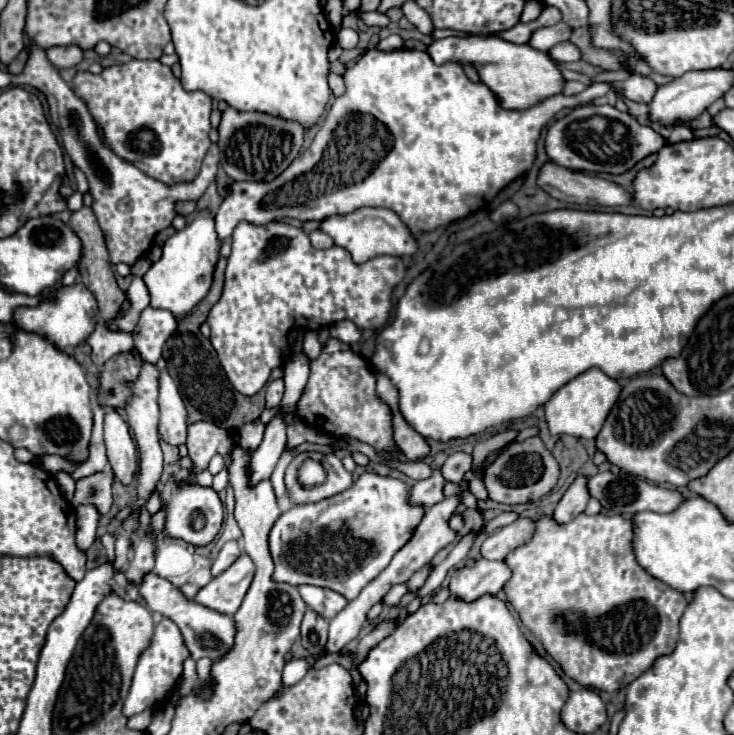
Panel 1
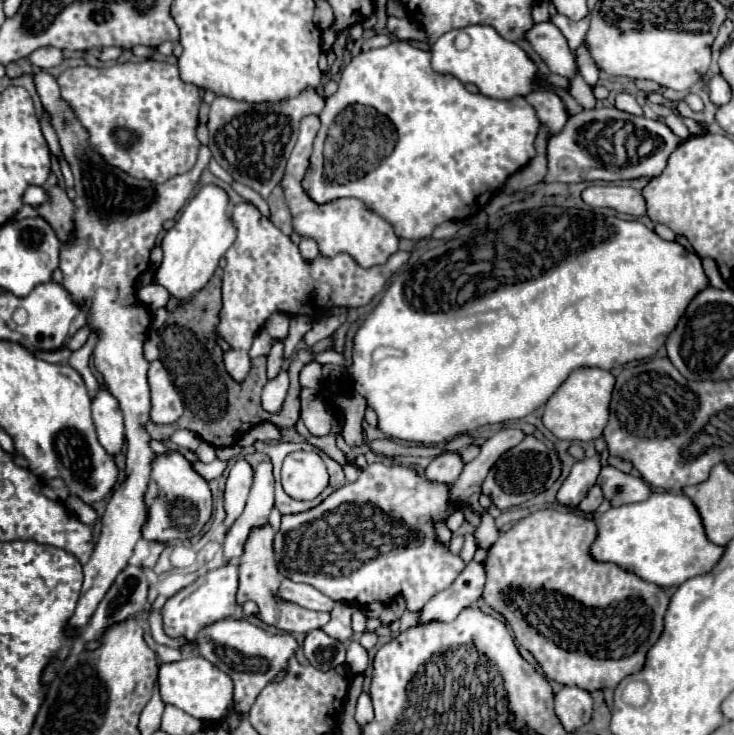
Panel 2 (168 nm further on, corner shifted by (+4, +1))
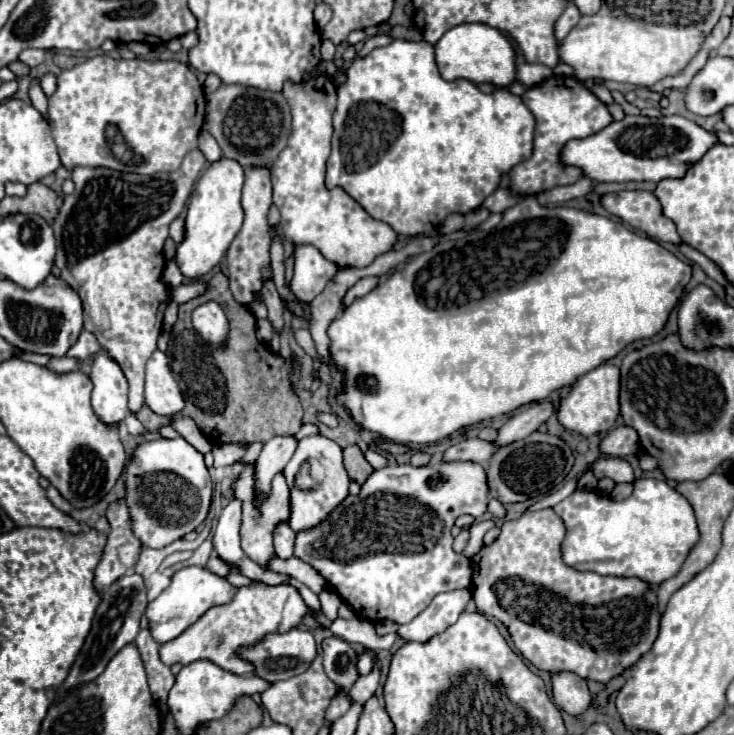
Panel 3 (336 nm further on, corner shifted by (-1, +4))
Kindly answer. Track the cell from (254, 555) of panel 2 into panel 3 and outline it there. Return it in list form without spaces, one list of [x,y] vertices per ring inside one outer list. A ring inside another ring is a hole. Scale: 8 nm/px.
[[[354,616],[350,620],[344,620],[344,618],[336,618],[330,626],[332,634],[346,640],[346,642],[356,642],[356,644],[362,644],[364,648],[372,650],[372,652],[378,652],[378,650],[390,650],[390,646],[396,642],[396,634],[386,634],[386,636],[378,636],[376,630],[374,630],[374,624],[360,618],[360,616]]]

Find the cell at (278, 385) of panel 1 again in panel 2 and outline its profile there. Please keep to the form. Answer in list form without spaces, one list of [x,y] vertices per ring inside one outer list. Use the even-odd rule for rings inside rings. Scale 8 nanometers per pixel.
[[[275,343],[267,357],[267,379],[275,379],[283,369],[283,343]]]

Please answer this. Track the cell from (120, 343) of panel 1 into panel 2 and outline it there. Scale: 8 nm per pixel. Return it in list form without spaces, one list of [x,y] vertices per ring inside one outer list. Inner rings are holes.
[[[85,325],[85,327],[81,327],[71,339],[69,339],[69,343],[67,343],[67,347],[71,349],[71,351],[77,351],[85,341],[87,341],[87,337],[89,337],[89,327]]]

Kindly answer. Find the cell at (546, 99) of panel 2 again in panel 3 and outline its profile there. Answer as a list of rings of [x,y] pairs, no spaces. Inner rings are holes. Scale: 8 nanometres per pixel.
[[[554,74],[546,80],[542,80],[536,86],[530,86],[522,102],[528,106],[528,110],[536,118],[536,136],[534,136],[534,152],[528,160],[516,164],[508,176],[510,176],[510,192],[518,196],[538,194],[556,186],[574,184],[582,178],[582,170],[576,166],[566,166],[560,160],[560,152],[568,140],[574,138],[586,138],[602,128],[606,128],[612,122],[612,114],[608,112],[608,106],[600,102],[592,90],[588,90],[580,80],[574,76],[560,76]]]

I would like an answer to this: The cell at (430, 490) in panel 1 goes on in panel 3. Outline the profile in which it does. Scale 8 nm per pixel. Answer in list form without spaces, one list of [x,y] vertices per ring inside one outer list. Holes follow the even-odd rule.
[[[466,438],[466,440],[450,446],[444,452],[444,460],[446,462],[452,462],[452,460],[472,460],[472,462],[488,464],[496,450],[498,450],[496,442],[486,442],[486,440],[480,440],[480,438]]]

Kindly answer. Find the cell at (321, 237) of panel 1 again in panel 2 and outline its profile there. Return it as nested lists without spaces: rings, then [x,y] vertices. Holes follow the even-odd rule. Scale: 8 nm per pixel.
[[[301,239],[299,249],[301,249],[301,255],[305,259],[315,259],[319,255],[319,247],[317,247],[317,243],[313,239]]]

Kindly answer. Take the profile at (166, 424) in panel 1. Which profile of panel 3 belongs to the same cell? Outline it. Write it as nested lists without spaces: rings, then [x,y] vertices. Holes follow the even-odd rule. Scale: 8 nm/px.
[[[156,350],[146,364],[146,404],[164,416],[174,416],[185,406],[185,400],[176,378],[172,376],[168,358],[164,352]]]

